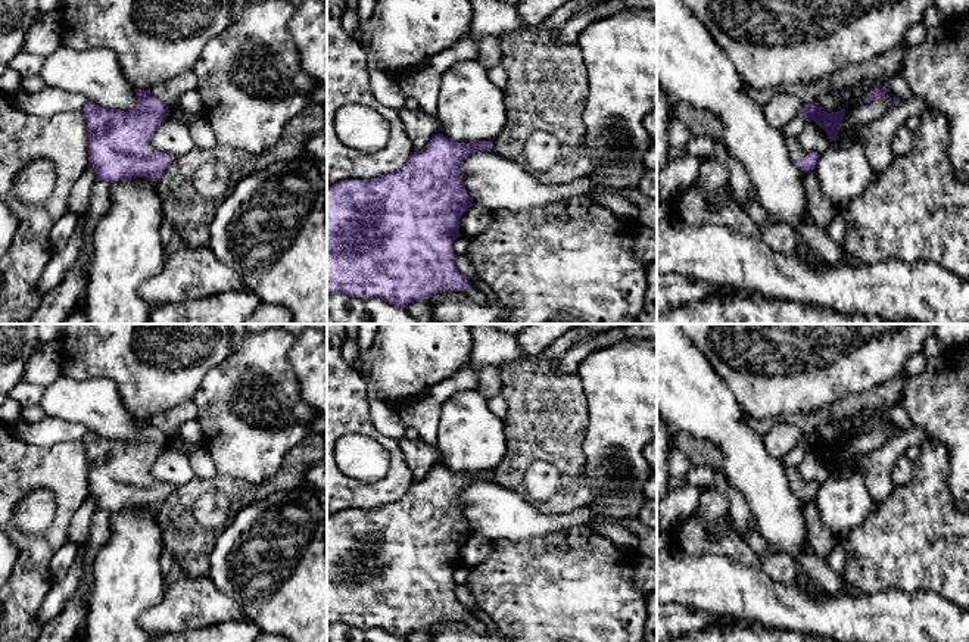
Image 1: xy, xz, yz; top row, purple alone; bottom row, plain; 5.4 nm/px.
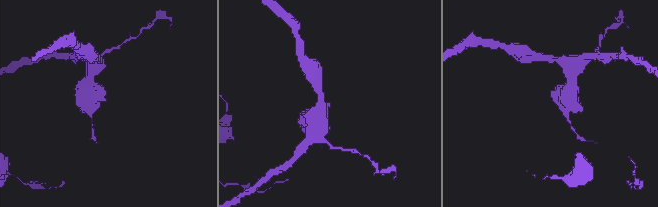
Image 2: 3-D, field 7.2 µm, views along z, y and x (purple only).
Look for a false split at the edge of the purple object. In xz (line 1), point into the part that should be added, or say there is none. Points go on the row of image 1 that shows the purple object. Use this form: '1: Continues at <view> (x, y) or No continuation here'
1: No continuation here

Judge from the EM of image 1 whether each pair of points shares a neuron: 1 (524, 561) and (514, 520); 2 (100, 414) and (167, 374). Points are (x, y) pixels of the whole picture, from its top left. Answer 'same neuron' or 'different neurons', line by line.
1: different neurons
2: different neurons

